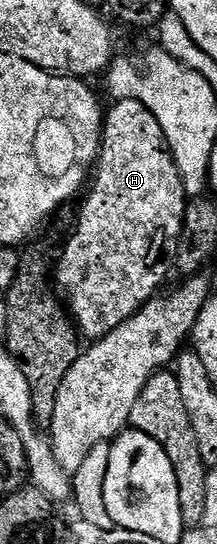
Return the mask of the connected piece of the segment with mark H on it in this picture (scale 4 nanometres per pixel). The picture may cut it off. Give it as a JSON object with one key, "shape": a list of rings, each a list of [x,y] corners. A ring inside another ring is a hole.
{"shape":[[[124,97],[121,100],[121,103],[107,108],[100,153],[91,180],[92,192],[83,196],[84,204],[80,207],[76,228],[68,244],[61,249],[60,260],[56,263],[56,283],[64,294],[63,302],[70,315],[72,310],[71,318],[79,334],[88,341],[99,340],[106,332],[104,327],[92,327],[92,319],[107,325],[125,322],[157,294],[156,286],[164,279],[164,267],[160,264],[164,250],[167,247],[169,250],[170,245],[180,238],[180,227],[184,223],[186,193],[156,119],[136,99]]]}

